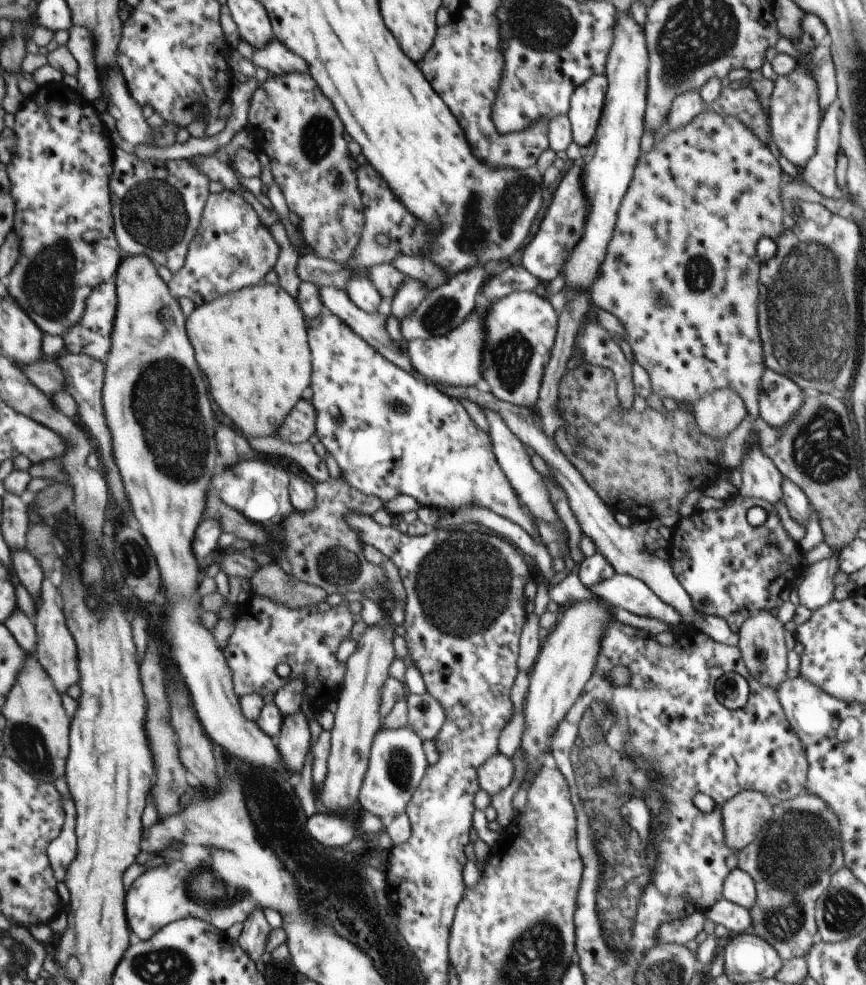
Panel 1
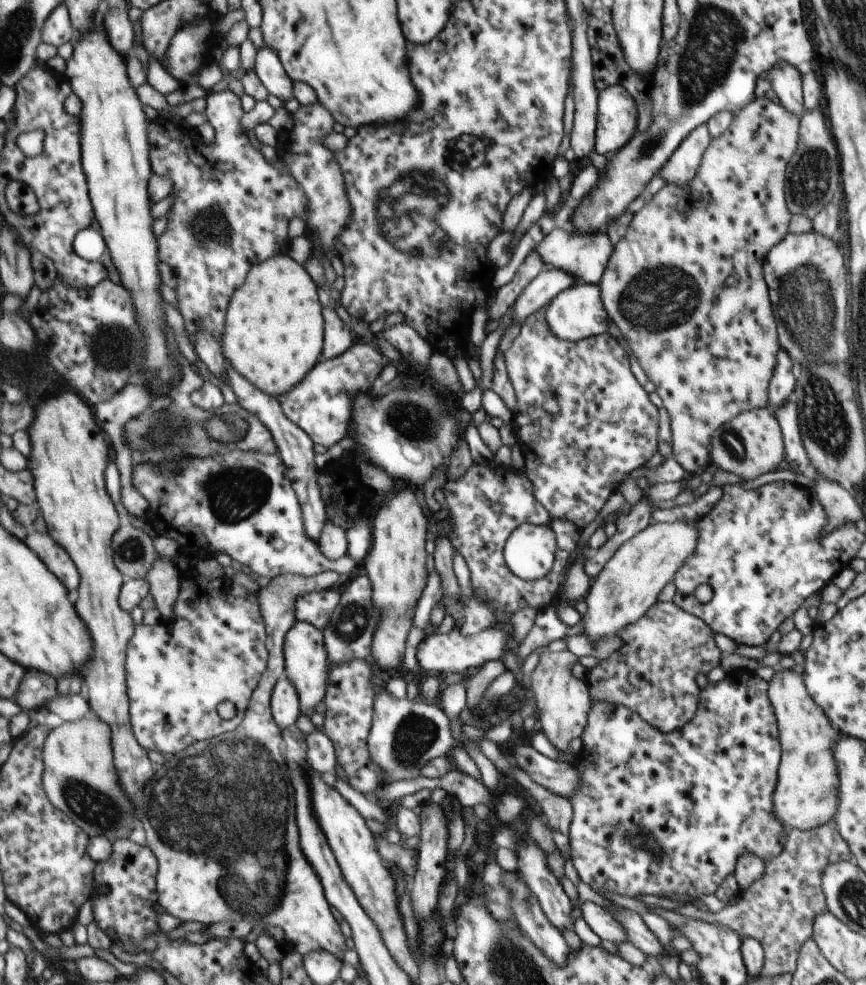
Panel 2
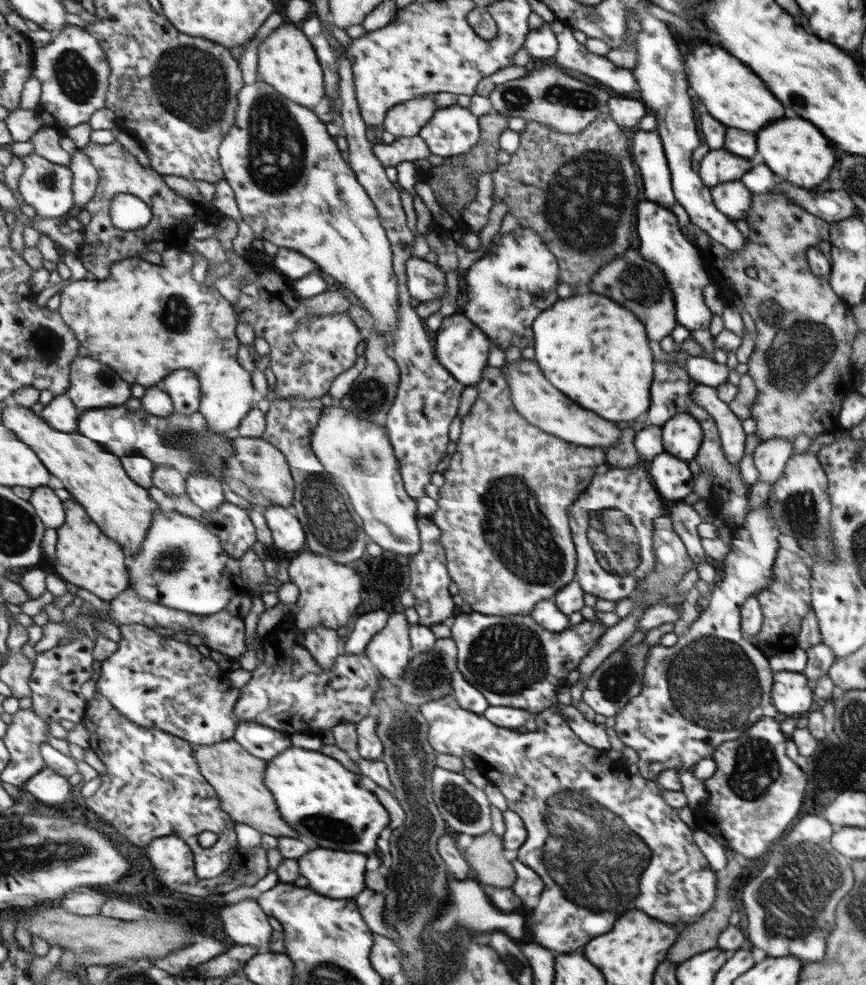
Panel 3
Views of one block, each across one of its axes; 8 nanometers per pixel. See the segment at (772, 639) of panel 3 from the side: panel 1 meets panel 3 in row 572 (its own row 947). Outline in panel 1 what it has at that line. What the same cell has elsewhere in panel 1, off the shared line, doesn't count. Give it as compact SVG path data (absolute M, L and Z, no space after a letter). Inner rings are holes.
M803 792L784 801L774 801L771 820L763 826L755 840L742 848L736 855L736 868L745 871L754 882L756 892L754 903L748 908L750 930L767 944L770 944L784 961L804 957L813 946L813 936L818 932L814 919L814 908L819 896L825 893L834 872L844 866L841 830L838 817L817 796Z

